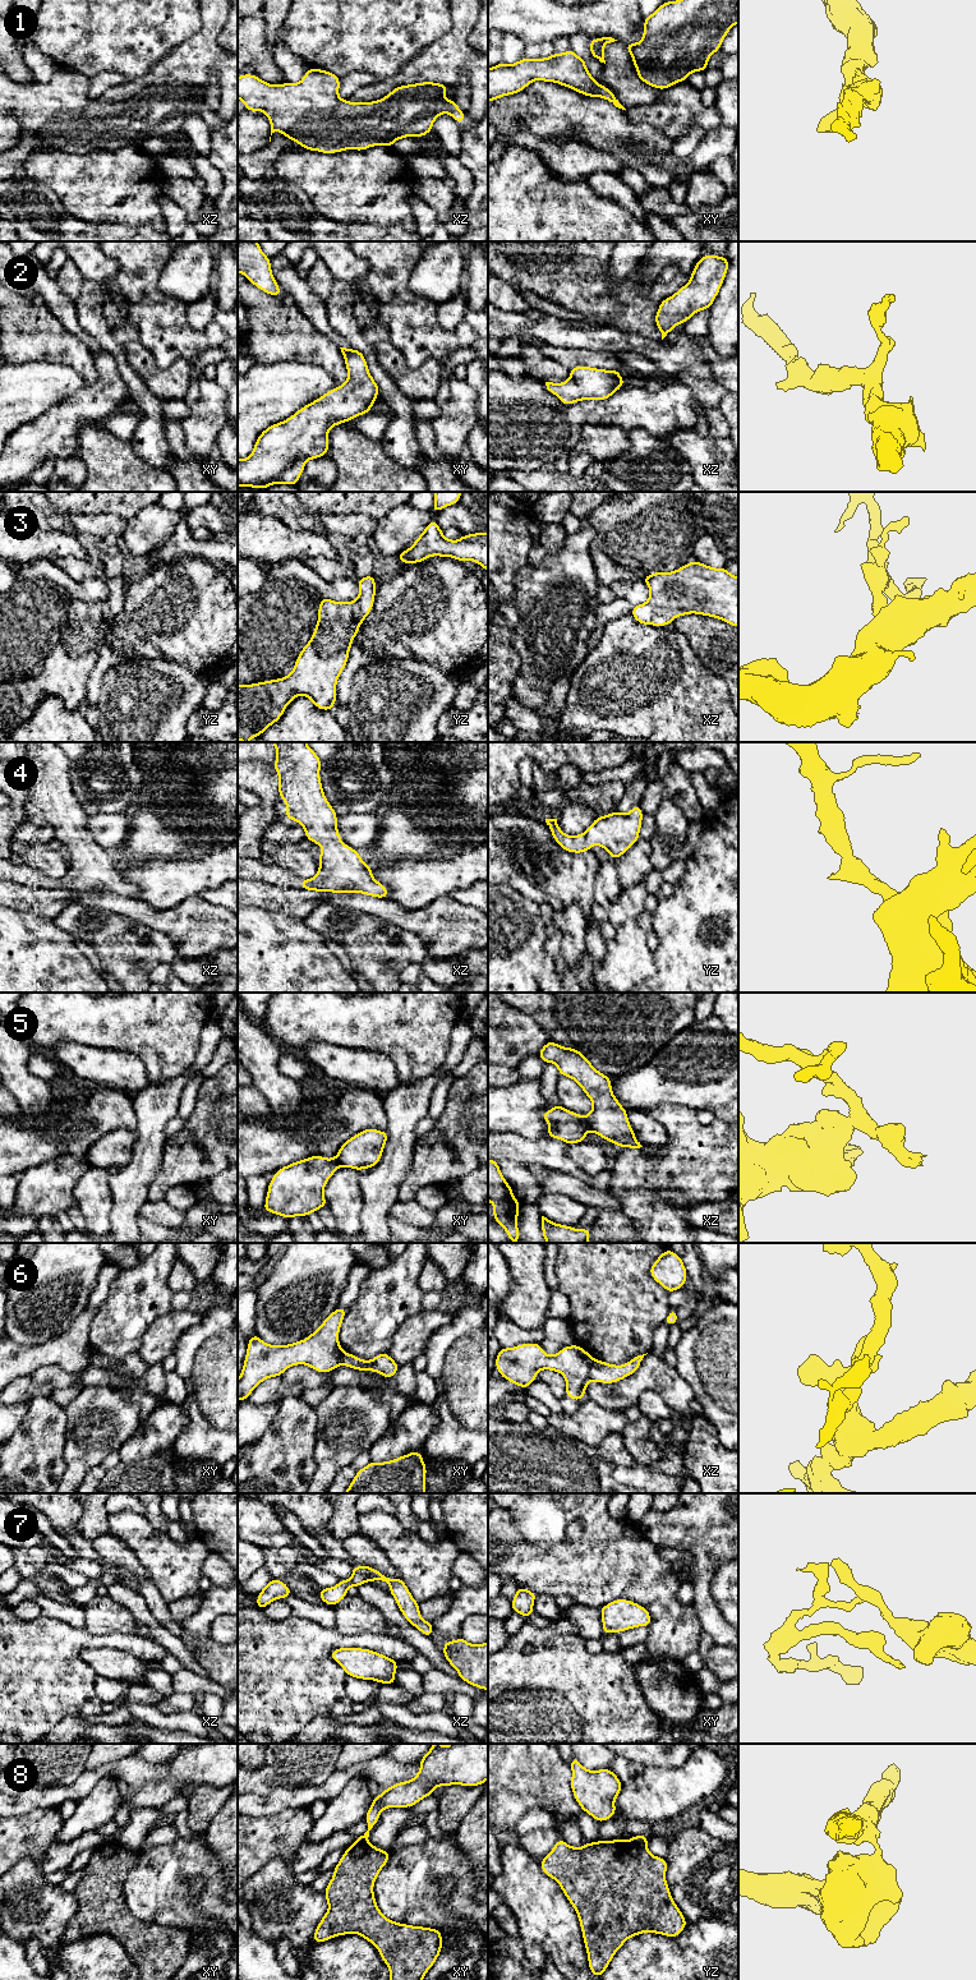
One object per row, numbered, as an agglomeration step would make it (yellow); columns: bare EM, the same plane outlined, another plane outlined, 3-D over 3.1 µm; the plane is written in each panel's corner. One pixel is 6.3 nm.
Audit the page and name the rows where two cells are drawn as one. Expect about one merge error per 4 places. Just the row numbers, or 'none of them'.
5, 6, 7, 8

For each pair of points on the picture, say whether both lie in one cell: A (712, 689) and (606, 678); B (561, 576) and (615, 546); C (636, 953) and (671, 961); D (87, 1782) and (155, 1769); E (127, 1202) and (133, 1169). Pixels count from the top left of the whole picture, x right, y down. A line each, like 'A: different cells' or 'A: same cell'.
A: same cell
B: different cells
C: different cells
D: same cell
E: same cell

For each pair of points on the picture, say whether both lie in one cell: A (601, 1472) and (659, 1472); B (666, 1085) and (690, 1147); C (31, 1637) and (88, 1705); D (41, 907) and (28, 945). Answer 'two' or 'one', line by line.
A: one
B: two
C: one
D: two

